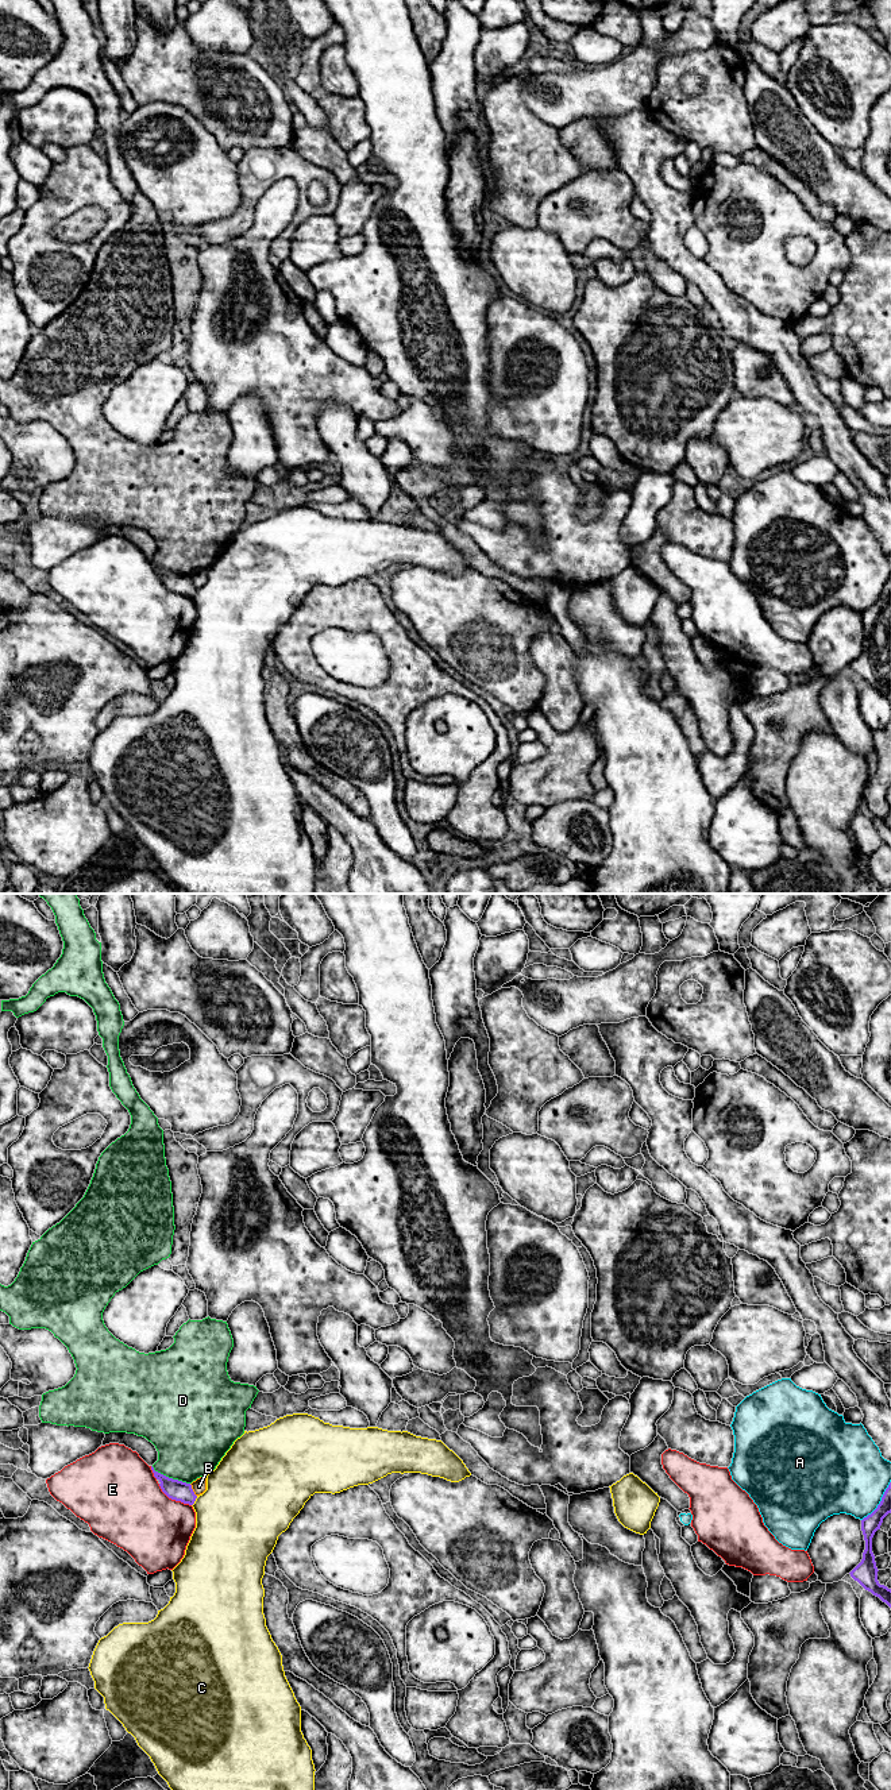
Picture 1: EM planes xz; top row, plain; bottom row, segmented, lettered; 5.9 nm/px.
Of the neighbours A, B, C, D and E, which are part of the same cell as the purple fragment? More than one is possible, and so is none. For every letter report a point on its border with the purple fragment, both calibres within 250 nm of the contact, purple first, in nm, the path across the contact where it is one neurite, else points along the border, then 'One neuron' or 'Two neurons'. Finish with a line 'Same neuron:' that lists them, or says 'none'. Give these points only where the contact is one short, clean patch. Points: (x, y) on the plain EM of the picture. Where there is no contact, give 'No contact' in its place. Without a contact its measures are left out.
A: Touches purple at xz (880, 594). Thickness 110 nm (purple) against 460 nm. Two neurons
B: Touches purple at xz (192, 583). Thickness 120 nm (purple) against 90 nm. Boundary: xz (189, 577), (196, 589). Two neurons
C: Touches purple at xz (195, 593). Thickness 120 nm (purple) against 460 nm. Two neurons
D: Touches purple at xz (170, 571). Thickness 120 nm (purple) against 420 nm. Two neurons
E: Touches purple at xz (173, 591). Thickness 120 nm (purple) against 440 nm. Two neurons
Same neuron: none

